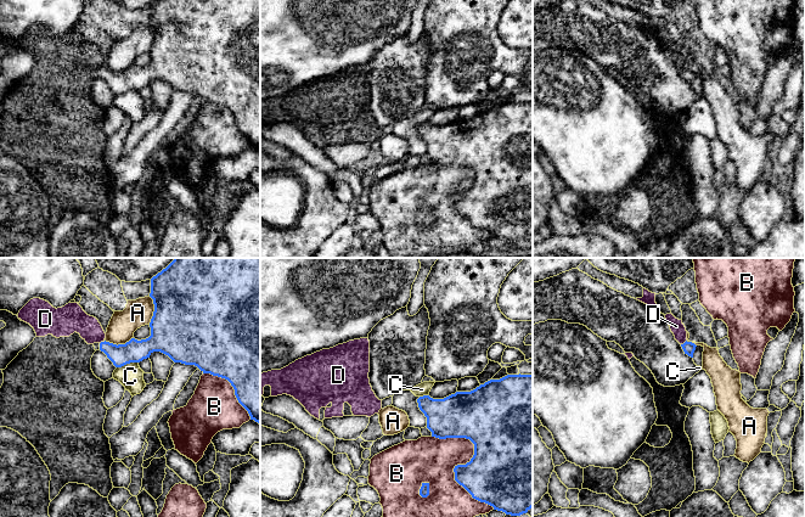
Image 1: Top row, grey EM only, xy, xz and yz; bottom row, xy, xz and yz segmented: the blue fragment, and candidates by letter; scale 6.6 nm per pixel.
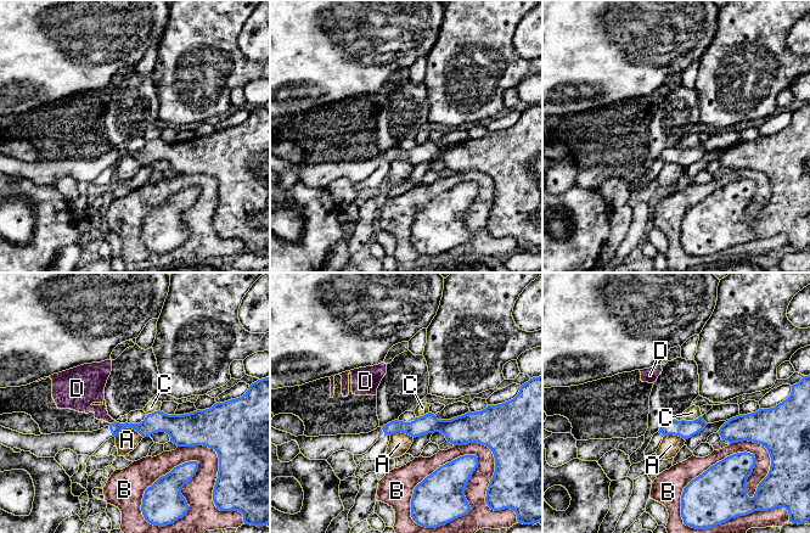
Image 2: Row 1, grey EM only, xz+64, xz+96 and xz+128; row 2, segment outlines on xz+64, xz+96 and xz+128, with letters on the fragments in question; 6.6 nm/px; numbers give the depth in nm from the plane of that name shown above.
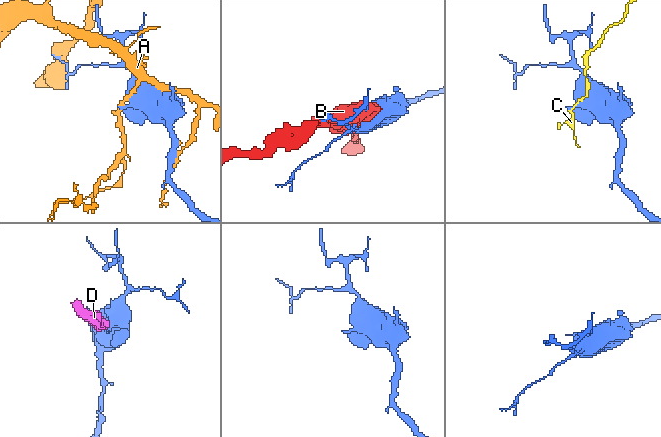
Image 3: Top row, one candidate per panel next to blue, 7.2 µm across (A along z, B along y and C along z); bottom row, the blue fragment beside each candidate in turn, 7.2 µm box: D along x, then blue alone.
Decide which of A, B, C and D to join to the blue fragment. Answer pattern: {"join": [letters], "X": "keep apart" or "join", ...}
{"join": [], "A": "keep apart", "B": "keep apart", "C": "keep apart", "D": "keep apart"}

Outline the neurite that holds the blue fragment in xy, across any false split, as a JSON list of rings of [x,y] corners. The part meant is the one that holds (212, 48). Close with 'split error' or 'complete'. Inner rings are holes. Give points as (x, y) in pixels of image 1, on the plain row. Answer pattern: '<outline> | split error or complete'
[[[158,0],[151,6],[150,24],[154,32],[151,63],[118,73],[105,68],[100,71],[100,78],[116,95],[140,90],[153,79],[161,79],[174,90],[195,92],[203,101],[225,106],[250,147],[260,152],[260,0]]] | complete

